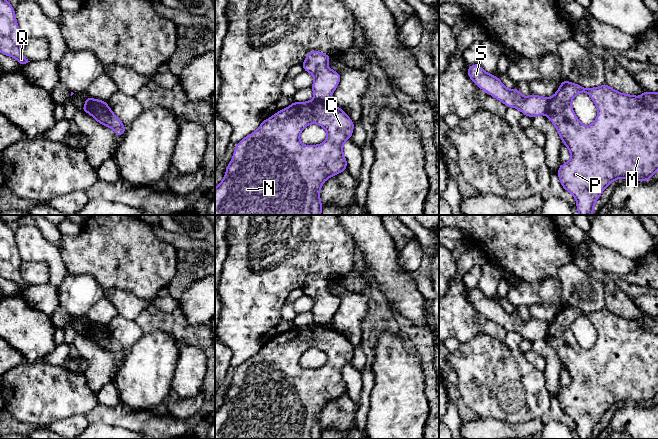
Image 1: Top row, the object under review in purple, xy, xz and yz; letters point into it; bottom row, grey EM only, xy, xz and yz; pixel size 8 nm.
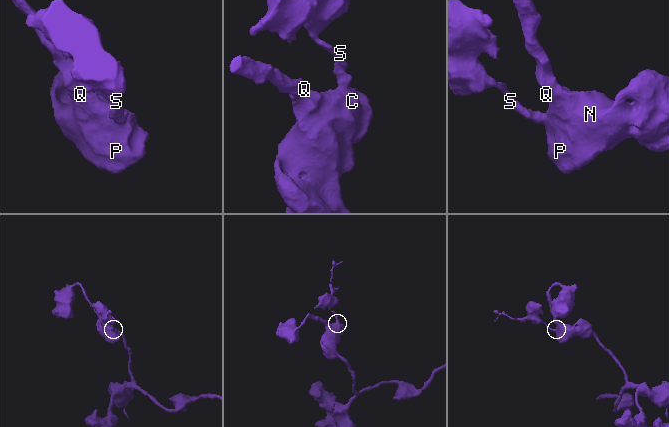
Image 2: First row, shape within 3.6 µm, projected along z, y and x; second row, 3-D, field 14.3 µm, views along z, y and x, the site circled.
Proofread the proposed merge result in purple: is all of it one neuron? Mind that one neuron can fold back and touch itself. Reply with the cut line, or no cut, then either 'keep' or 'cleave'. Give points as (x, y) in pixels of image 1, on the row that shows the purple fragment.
yz (548, 98), (548, 110), (545, 114) | cleave

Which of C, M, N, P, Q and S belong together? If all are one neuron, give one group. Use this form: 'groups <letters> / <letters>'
groups C M N P Q / S

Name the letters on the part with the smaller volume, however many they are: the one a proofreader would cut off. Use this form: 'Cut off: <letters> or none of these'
Cut off: S

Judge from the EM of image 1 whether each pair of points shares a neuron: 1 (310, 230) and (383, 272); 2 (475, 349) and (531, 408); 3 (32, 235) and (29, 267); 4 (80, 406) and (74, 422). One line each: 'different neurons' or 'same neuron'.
1: different neurons
2: same neuron
3: different neurons
4: different neurons

